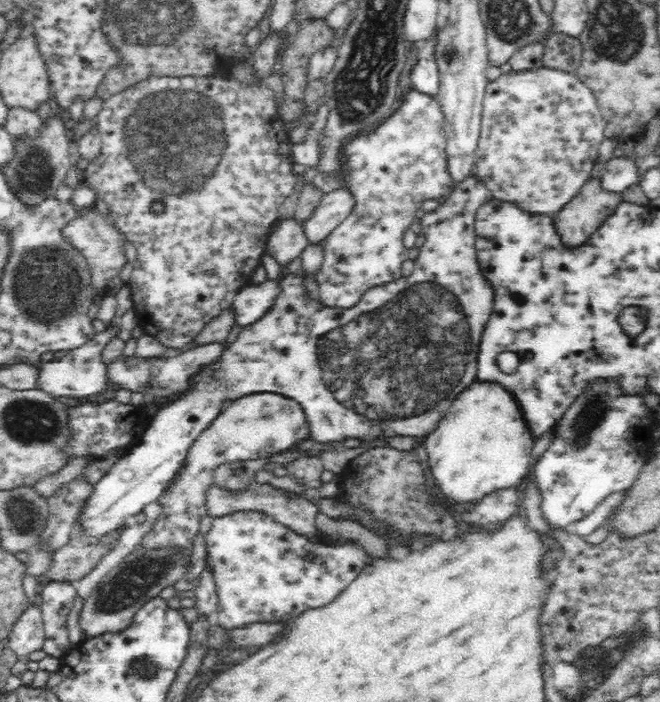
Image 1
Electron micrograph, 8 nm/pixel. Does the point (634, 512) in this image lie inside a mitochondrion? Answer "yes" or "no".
no

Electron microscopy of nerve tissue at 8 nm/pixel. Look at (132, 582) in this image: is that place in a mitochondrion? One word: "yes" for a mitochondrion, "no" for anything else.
yes

